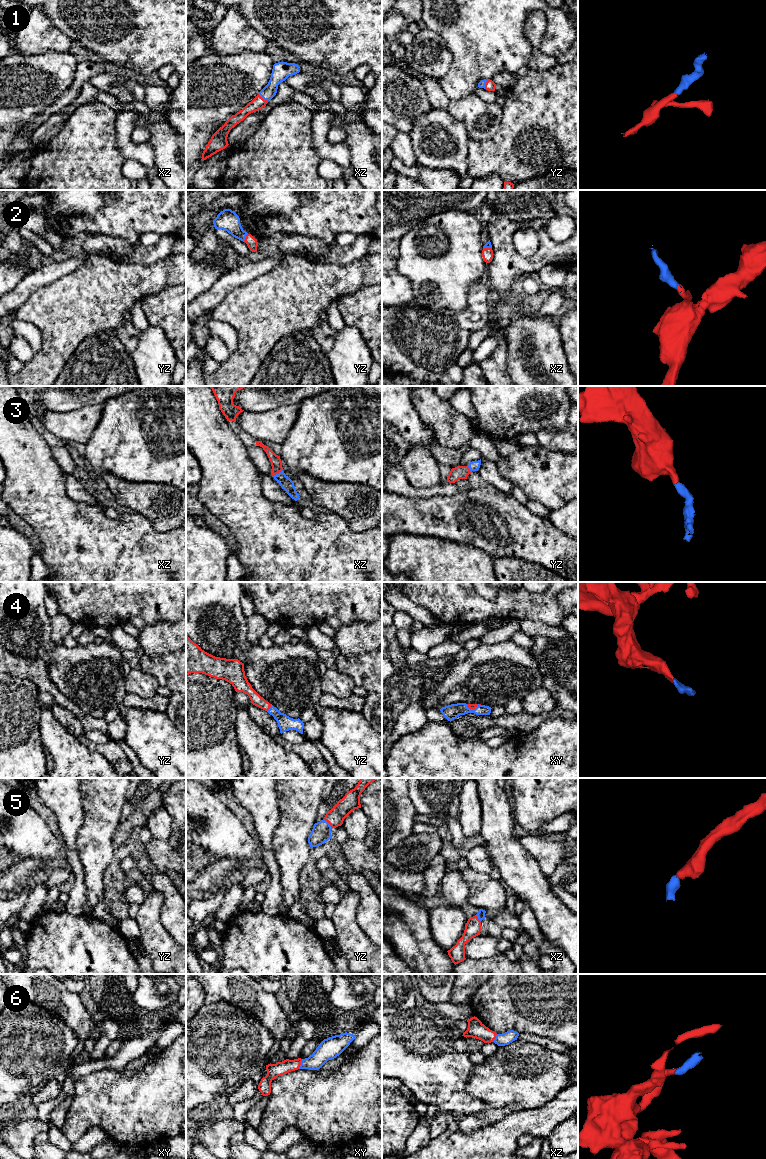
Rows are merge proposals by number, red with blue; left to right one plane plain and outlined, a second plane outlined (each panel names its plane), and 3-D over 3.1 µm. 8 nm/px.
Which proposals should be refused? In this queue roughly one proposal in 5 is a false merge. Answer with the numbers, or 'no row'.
no row

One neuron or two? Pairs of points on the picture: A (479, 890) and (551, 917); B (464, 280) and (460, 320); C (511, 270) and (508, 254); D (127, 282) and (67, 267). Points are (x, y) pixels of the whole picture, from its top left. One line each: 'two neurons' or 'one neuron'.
A: two neurons
B: two neurons
C: one neuron
D: two neurons

